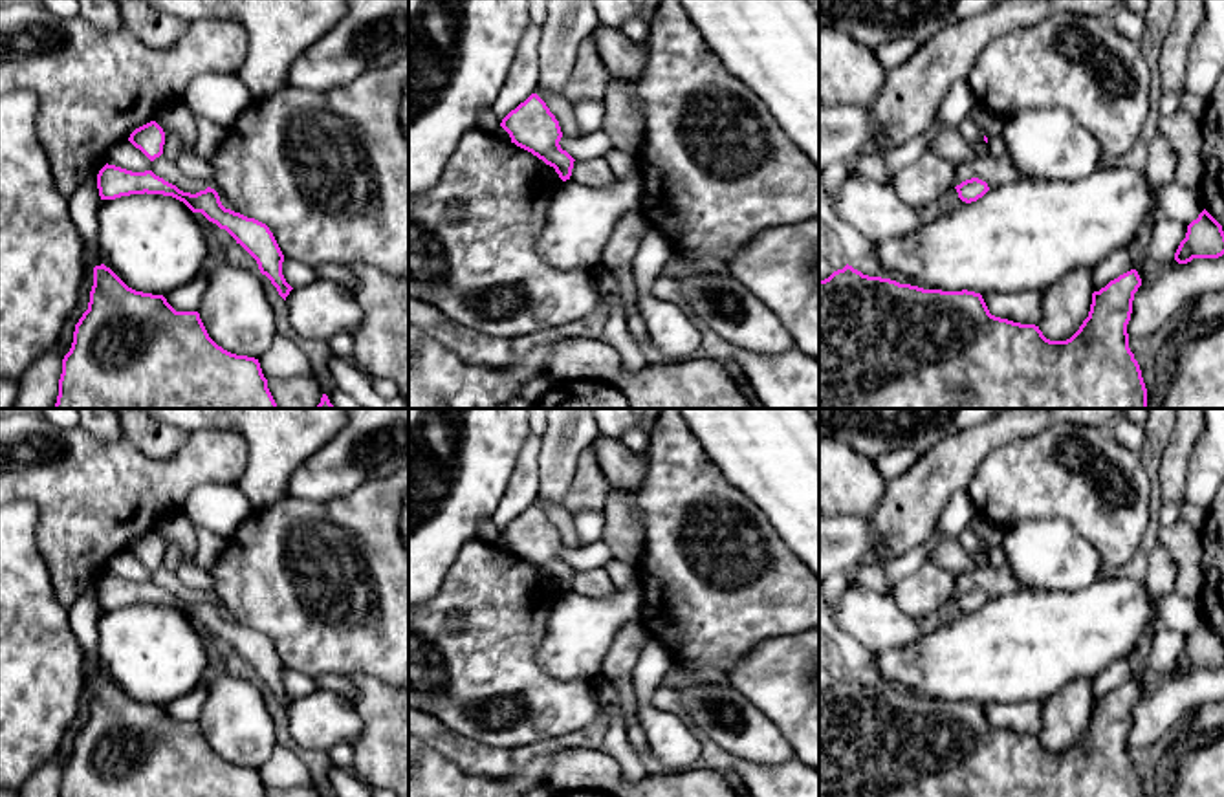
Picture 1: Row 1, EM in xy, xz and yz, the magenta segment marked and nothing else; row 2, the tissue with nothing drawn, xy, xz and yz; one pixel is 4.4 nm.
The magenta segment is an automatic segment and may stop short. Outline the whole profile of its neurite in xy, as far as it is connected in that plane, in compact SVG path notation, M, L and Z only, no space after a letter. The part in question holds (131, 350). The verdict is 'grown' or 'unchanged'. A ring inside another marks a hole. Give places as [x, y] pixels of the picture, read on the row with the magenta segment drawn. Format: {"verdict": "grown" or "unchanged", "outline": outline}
{"verdict": "unchanged", "outline": "M104 264L93 267L88 310L75 324L73 343L62 359L55 409L279 409L255 357L218 346L198 311L176 311L163 295L128 288Z"}

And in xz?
{"verdict": "unchanged", "outline": "M537 93L511 110L500 126L509 134L511 143L553 167L563 181L570 180L575 159L561 148L559 121Z"}

